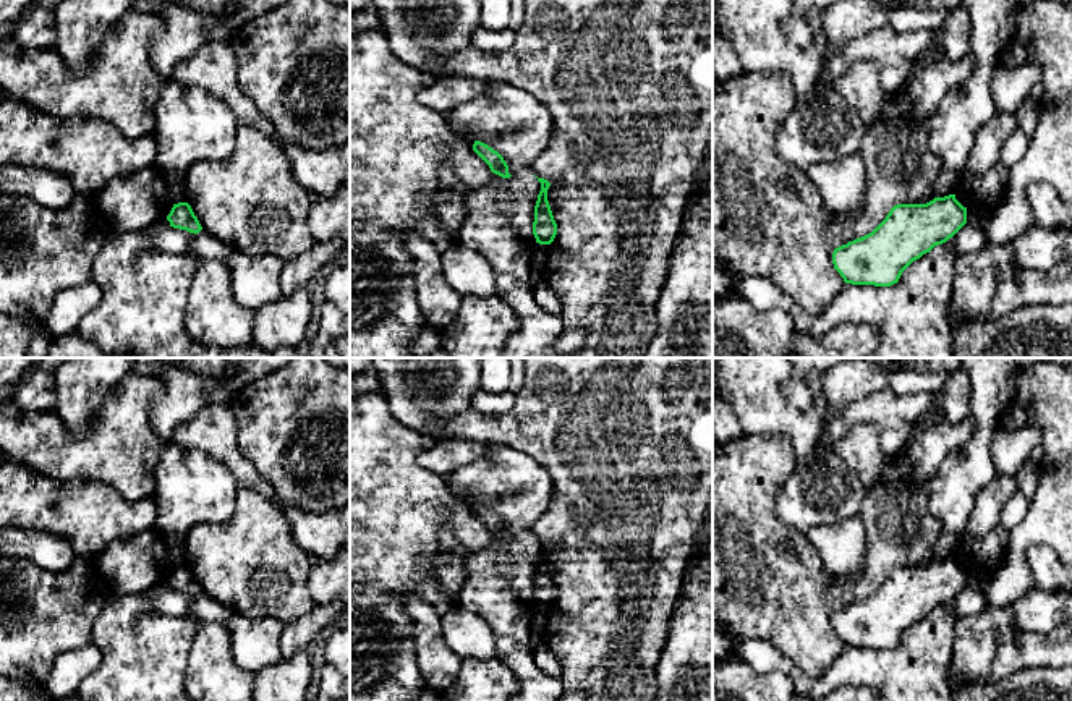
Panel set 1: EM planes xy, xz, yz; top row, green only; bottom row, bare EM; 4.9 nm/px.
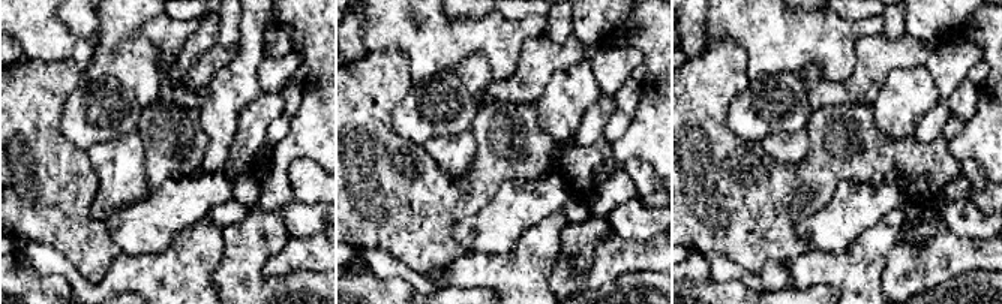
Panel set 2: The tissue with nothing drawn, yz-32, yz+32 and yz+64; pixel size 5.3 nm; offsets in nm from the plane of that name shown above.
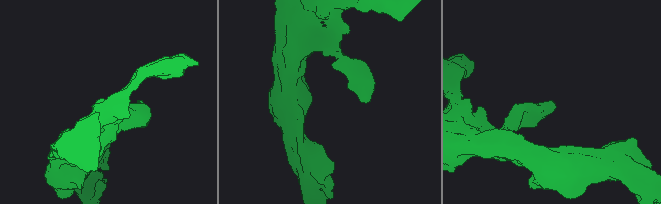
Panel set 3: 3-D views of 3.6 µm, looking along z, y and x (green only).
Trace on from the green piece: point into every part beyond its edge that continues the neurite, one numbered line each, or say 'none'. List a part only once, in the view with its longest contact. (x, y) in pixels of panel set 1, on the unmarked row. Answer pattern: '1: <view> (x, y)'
none

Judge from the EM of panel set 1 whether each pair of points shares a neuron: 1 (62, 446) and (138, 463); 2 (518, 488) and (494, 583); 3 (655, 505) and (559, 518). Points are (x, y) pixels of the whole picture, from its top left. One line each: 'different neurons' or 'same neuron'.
1: same neuron
2: same neuron
3: same neuron

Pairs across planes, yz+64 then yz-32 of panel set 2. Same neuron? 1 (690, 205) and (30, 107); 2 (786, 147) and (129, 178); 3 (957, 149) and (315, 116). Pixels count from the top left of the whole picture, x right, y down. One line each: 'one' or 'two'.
1: one
2: one
3: one

